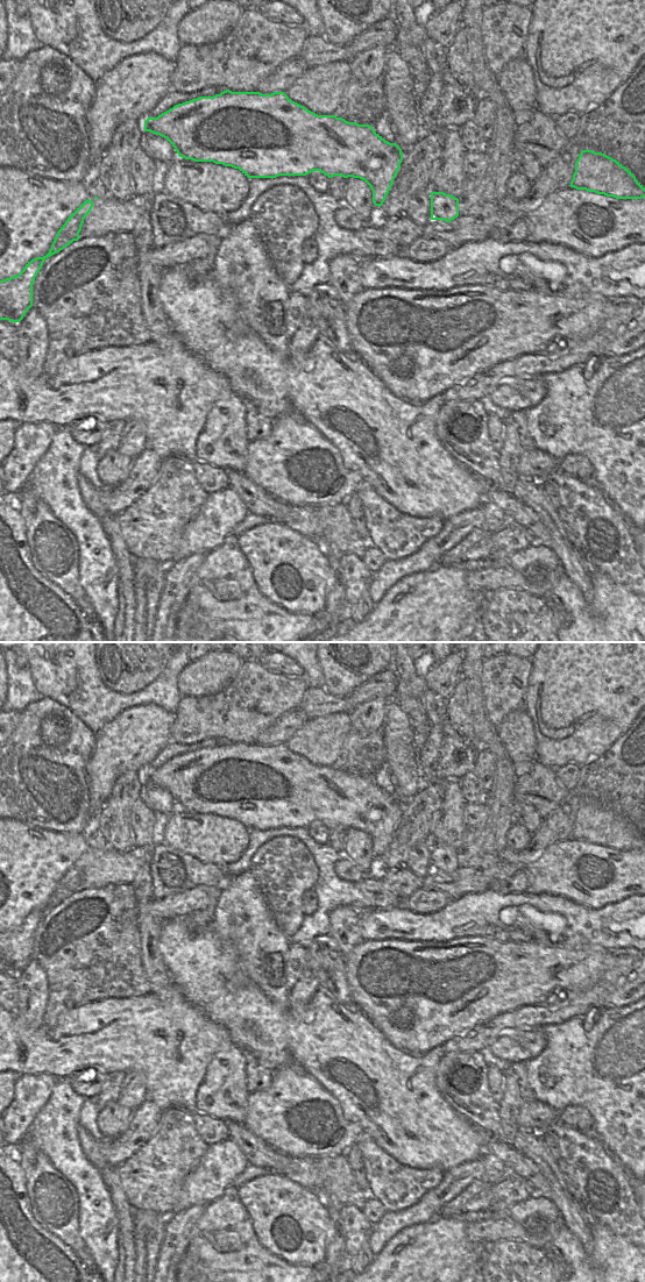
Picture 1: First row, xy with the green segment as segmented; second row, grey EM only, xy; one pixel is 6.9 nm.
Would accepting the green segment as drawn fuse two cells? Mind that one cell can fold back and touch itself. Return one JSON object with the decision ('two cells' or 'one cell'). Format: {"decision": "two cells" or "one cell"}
{"decision": "one cell"}

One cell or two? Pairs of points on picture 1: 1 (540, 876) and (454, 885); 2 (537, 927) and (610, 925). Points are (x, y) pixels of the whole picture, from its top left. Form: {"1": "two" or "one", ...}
{"1": "two", "2": "one"}

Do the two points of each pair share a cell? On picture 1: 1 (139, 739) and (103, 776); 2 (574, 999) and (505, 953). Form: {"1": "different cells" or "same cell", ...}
{"1": "same cell", "2": "different cells"}

